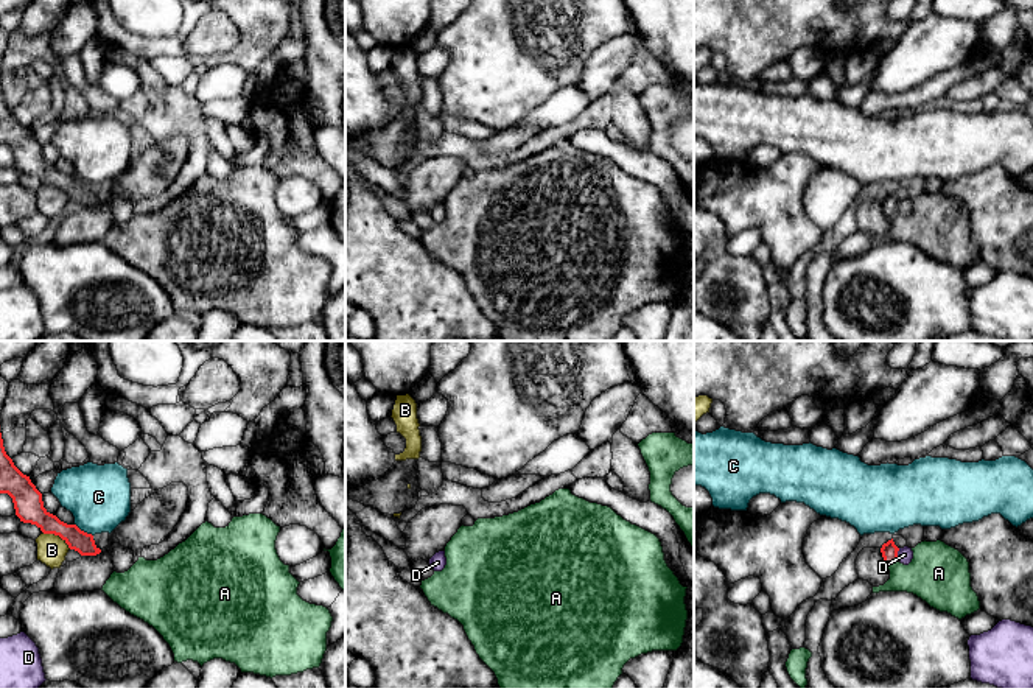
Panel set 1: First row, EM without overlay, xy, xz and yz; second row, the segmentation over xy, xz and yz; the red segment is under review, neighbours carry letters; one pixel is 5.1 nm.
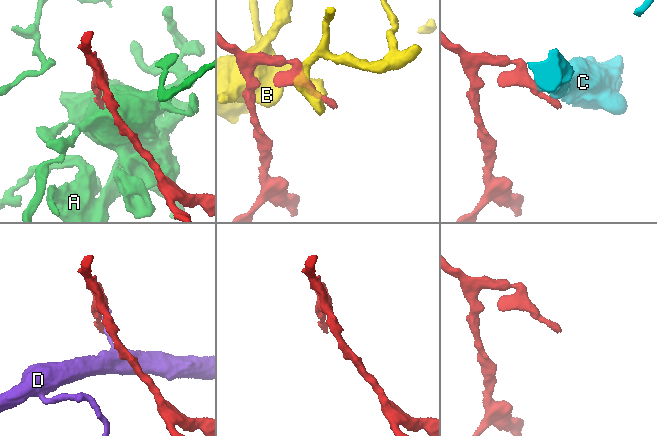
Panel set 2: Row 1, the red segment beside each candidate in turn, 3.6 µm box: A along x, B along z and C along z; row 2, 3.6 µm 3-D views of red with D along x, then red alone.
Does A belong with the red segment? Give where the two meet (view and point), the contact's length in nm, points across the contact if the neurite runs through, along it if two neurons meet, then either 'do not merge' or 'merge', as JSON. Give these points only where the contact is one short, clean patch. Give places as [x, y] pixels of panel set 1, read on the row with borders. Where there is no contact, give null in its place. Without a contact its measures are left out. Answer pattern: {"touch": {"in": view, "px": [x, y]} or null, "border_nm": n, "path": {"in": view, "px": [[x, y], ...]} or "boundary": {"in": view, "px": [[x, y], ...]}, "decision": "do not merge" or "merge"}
{"touch": {"in": "yz", "px": [893, 562]}, "border_nm": 70, "path": {"in": "yz", "px": [[889, 550], [893, 562], [904, 573], [938, 573]]}, "decision": "merge"}

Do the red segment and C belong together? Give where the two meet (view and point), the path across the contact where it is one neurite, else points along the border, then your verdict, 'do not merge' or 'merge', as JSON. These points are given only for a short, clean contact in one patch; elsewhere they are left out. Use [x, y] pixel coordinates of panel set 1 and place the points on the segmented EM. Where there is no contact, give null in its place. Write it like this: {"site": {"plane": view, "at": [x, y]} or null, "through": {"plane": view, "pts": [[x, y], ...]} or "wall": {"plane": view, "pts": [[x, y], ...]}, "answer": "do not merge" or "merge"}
{"site": {"plane": "xy", "at": [83, 531]}, "wall": {"plane": "xy", "pts": [[75, 523], [92, 536]]}, "answer": "do not merge"}

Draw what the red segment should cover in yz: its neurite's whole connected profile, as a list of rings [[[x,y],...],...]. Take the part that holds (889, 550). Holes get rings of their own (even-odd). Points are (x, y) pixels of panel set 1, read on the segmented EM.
[[[893,539],[882,545],[881,553],[890,579],[873,587],[873,593],[913,593],[930,607],[958,620],[980,609],[979,596],[971,587],[969,562],[958,549],[941,540],[924,540],[912,548],[913,559],[909,565],[898,560],[898,551]]]

